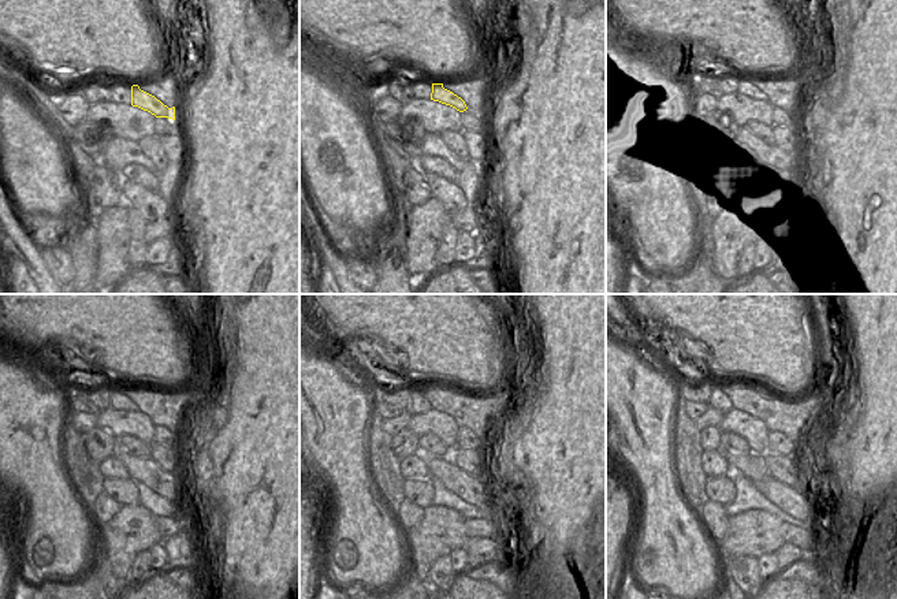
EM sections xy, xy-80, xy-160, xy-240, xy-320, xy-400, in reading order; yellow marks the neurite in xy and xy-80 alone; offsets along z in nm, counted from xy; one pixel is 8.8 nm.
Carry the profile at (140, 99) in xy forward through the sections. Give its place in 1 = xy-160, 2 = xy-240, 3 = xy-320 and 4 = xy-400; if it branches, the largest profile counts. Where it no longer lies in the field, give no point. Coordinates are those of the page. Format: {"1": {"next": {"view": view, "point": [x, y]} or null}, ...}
{"1": {"next": {"view": "xy-160", "point": [745, 86]}}, "2": {"next": {"view": "xy-240", "point": [118, 401]}}, "3": {"next": {"view": "xy-320", "point": [419, 404]}}, "4": {"next": {"view": "xy-400", "point": [718, 400]}}}

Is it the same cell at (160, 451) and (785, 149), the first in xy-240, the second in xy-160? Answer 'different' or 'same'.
same

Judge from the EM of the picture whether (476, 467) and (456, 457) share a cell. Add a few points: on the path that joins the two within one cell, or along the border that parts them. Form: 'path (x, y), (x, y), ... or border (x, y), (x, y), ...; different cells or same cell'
path (471, 461), (461, 457); same cell

